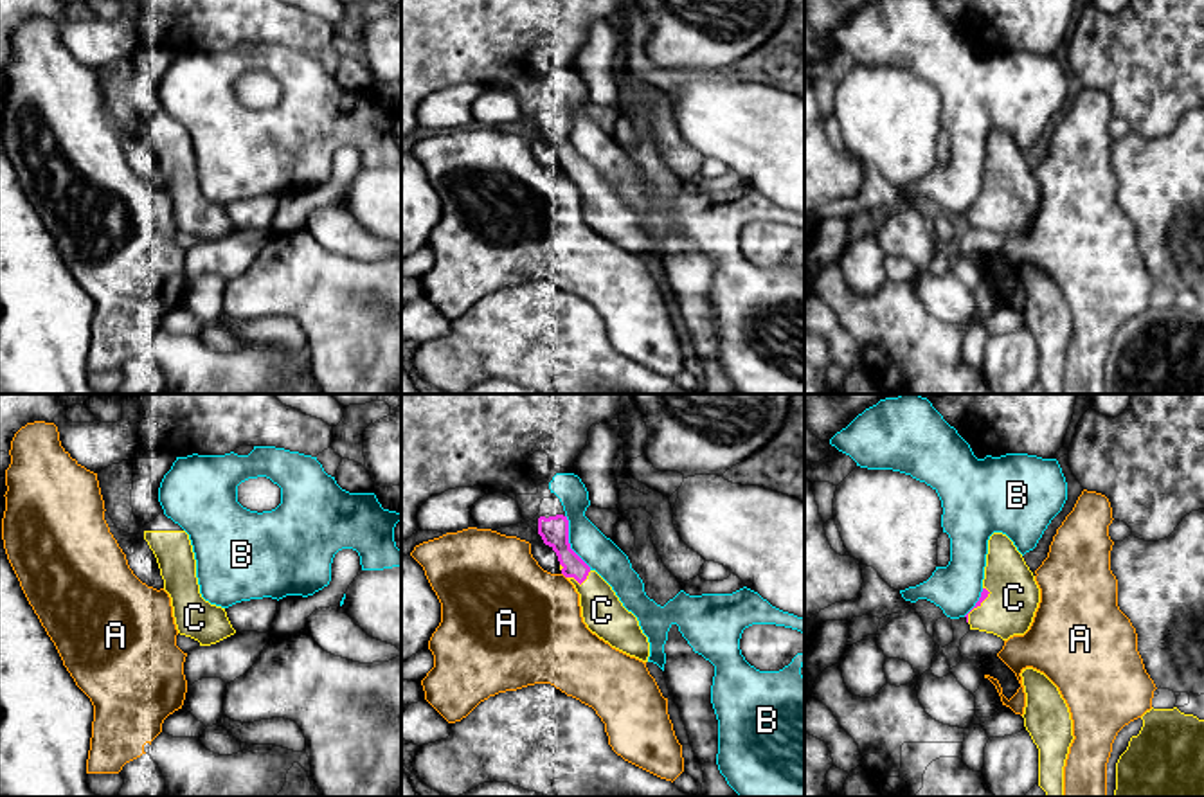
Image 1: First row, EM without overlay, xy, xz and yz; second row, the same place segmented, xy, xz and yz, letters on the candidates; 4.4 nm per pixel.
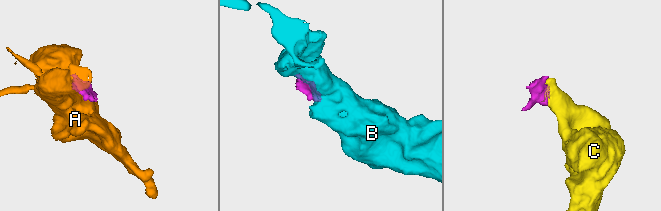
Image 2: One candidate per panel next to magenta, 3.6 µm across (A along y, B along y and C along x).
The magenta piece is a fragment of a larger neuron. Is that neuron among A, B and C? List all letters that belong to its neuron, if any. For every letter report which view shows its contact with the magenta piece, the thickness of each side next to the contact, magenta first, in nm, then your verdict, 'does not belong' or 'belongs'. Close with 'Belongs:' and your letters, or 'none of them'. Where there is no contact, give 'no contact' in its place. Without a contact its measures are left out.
A: contact in xz; calibres 130 and 460 nm; does not belong
B: contact in xz; calibres 130 and 160 nm; does not belong
C: contact in xz; calibres 120 and 190 nm; belongs
Belongs: C

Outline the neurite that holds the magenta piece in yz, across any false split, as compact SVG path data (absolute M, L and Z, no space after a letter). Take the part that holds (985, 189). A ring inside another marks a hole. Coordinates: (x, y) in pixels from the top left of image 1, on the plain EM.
M993 130L988 137L981 194L965 212L970 227L993 230L1002 237L1024 232L1038 200L1040 185L1022 151L1006 131Z

